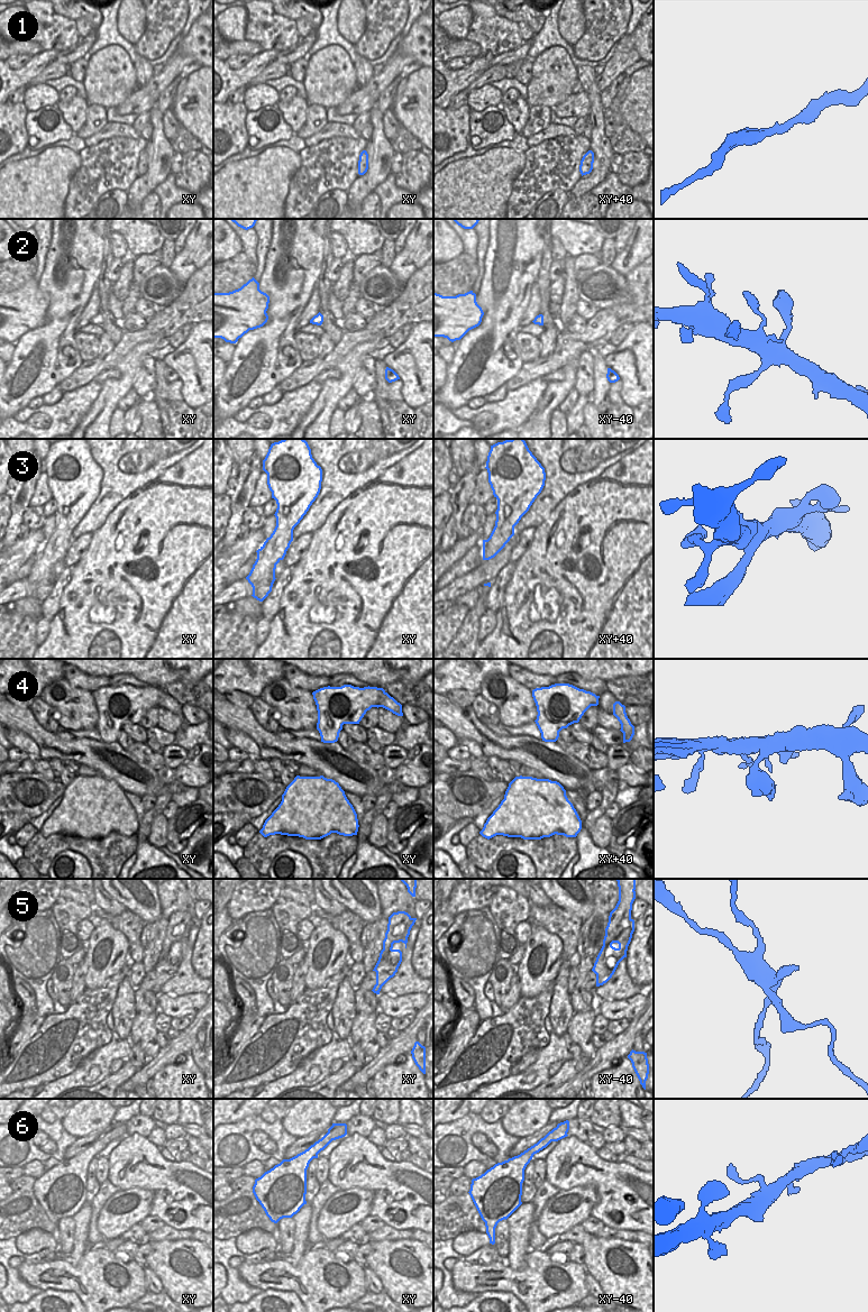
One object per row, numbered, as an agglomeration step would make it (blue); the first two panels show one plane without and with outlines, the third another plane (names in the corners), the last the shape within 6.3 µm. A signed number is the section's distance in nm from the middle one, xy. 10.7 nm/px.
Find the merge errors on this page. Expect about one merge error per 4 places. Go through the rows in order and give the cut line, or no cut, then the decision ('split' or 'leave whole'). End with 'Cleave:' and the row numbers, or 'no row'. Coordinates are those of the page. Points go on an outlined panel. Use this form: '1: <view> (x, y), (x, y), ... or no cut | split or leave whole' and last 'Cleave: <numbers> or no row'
1: no cut | leave whole
2: no cut | leave whole
3: no cut | leave whole
4: no cut | leave whole
5: xy-40 (631, 919), (631, 924), (612, 942), (604, 943) | split
6: no cut | leave whole
Cleave: 5

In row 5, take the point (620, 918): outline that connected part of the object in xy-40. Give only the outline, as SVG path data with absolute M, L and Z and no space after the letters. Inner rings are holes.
M616 879L619 901L610 912L605 928L605 944L613 943L622 932L631 927L631 910L636 899L636 879Z

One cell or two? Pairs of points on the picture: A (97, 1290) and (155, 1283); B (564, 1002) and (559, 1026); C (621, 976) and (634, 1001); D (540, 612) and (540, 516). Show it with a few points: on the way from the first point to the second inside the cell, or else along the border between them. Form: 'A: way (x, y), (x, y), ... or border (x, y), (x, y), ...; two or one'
A: border (143, 1267), (145, 1284), (148, 1290); two
B: way (560, 1008), (557, 1017), (559, 1020); one
C: border (641, 993), (636, 993), (624, 999), (606, 1001); two
D: border (558, 505), (536, 528); two

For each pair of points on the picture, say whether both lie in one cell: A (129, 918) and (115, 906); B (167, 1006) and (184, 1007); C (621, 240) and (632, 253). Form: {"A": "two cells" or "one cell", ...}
{"A": "two cells", "B": "one cell", "C": "two cells"}

